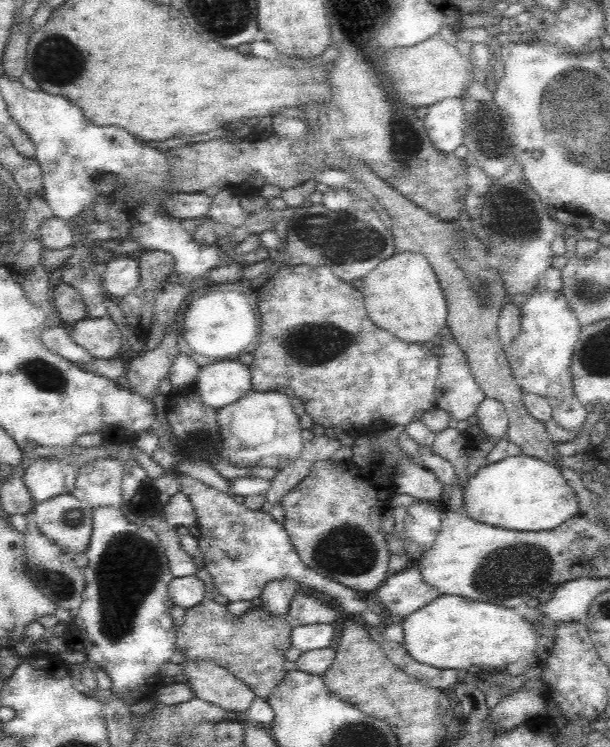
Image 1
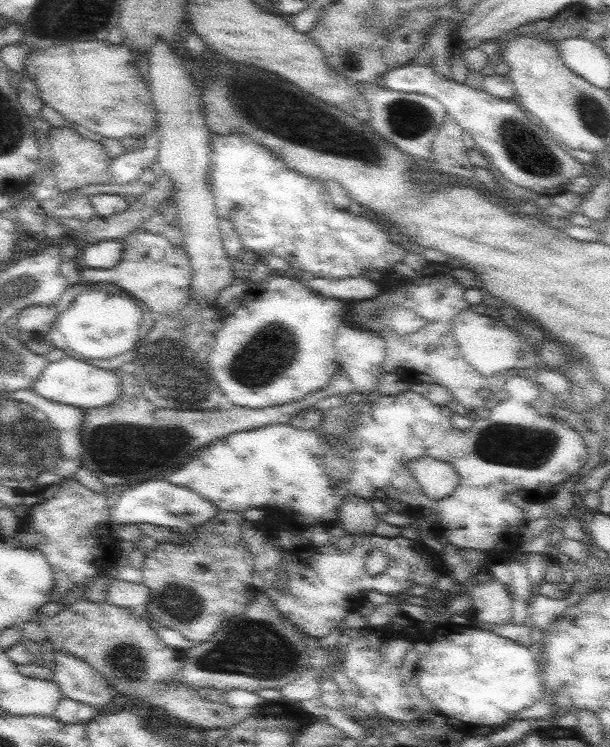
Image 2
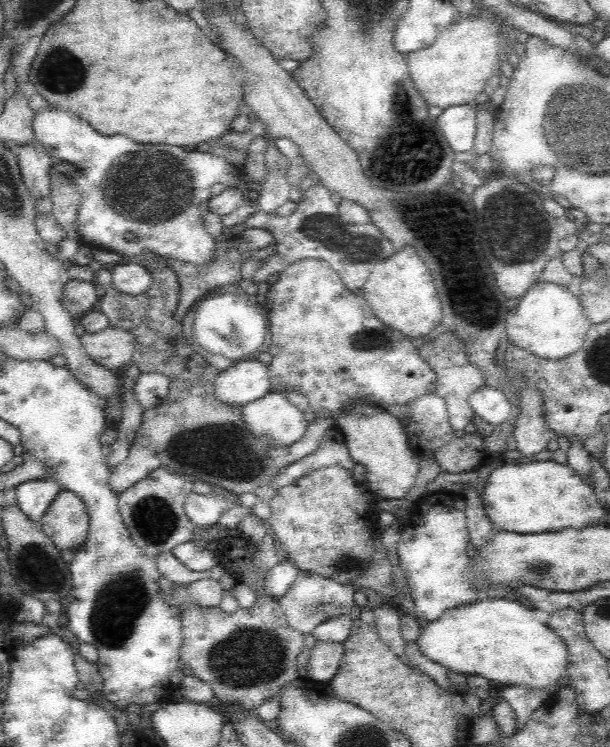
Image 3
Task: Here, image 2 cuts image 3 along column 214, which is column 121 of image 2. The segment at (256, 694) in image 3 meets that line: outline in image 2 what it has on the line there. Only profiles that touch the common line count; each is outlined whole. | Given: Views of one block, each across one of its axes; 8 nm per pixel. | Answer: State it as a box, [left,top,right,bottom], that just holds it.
[40,599,254,729]

